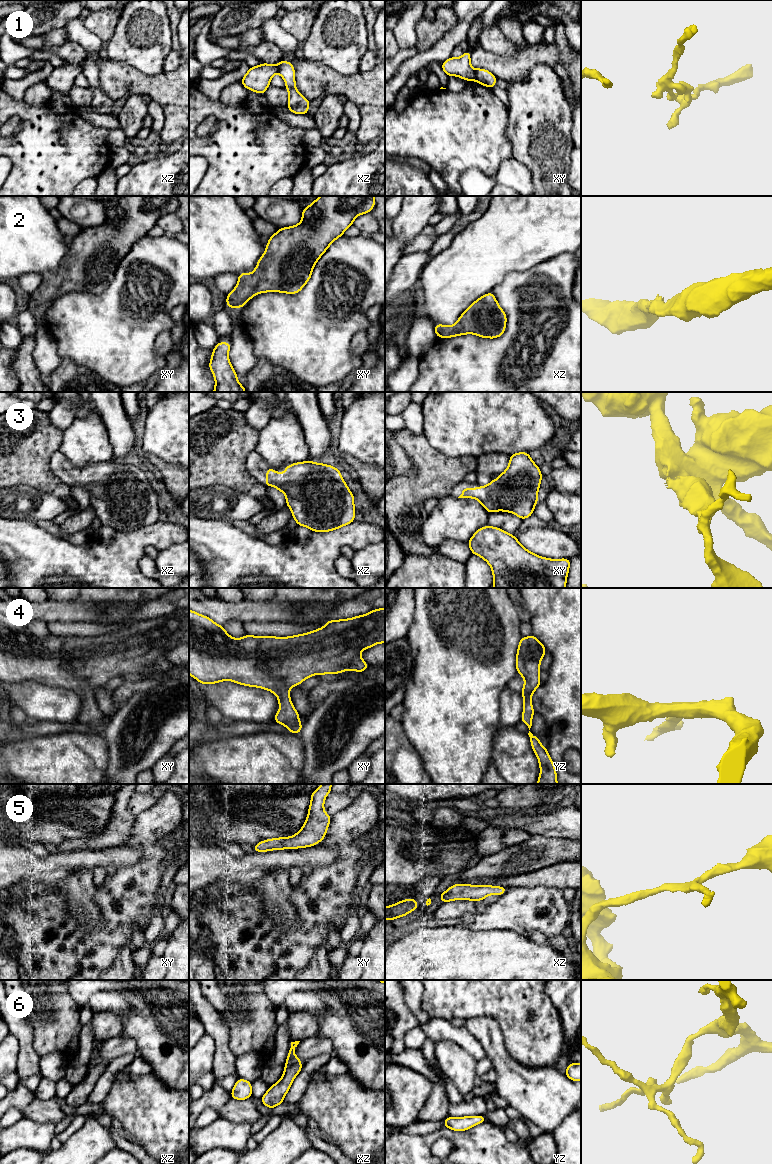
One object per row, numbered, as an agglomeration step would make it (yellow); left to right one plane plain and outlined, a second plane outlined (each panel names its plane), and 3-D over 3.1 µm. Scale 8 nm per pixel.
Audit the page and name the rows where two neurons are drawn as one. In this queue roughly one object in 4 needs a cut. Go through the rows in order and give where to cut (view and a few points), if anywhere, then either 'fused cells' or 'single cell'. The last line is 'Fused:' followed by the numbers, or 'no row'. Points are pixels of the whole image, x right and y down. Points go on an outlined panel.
1: xy (474, 70), (475, 79) | fused cells
2: no cut | single cell
3: no cut | single cell
4: no cut | single cell
5: no cut | single cell
6: xz (284, 1070), (299, 1071) | fused cells
Fused: 1, 6

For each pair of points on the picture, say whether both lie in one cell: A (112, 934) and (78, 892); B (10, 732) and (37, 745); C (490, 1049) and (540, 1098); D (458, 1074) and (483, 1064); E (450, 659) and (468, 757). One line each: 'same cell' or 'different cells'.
A: different cells
B: different cells
C: same cell
D: different cells
E: same cell

